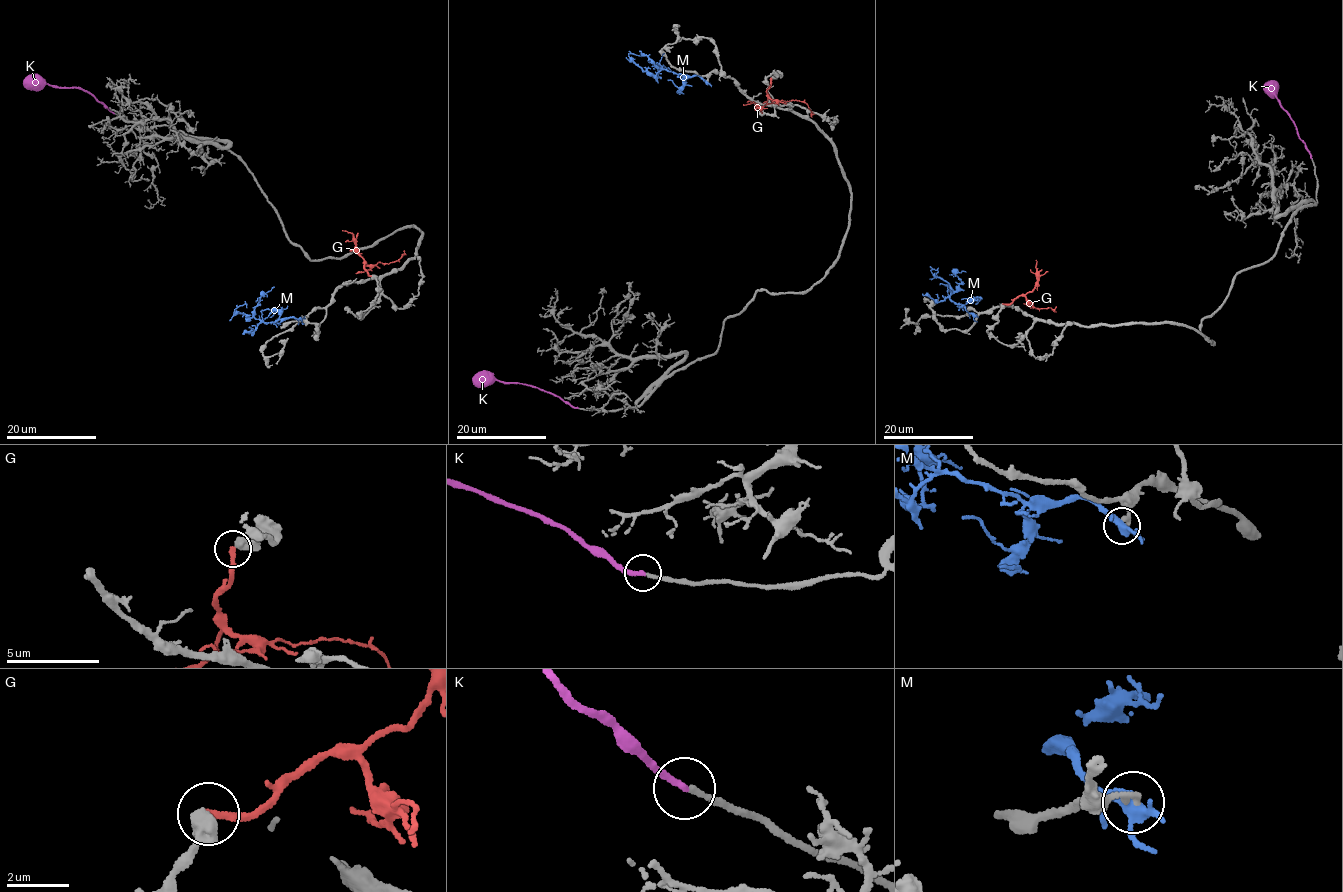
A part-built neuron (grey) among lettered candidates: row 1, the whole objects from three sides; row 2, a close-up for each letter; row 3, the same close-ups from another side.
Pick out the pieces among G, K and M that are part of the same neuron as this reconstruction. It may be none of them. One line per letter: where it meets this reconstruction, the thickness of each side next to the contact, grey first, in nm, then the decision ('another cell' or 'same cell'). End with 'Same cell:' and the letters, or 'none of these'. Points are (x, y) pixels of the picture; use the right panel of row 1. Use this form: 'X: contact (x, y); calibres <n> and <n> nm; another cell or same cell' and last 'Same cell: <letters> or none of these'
G: contact (1003, 304); calibres 500 and 240 nm; another cell
K: contact (1311, 158); calibres 160 and 240 nm; another cell
M: contact (974, 314); calibres 220 and 320 nm; another cell
Same cell: none of these

